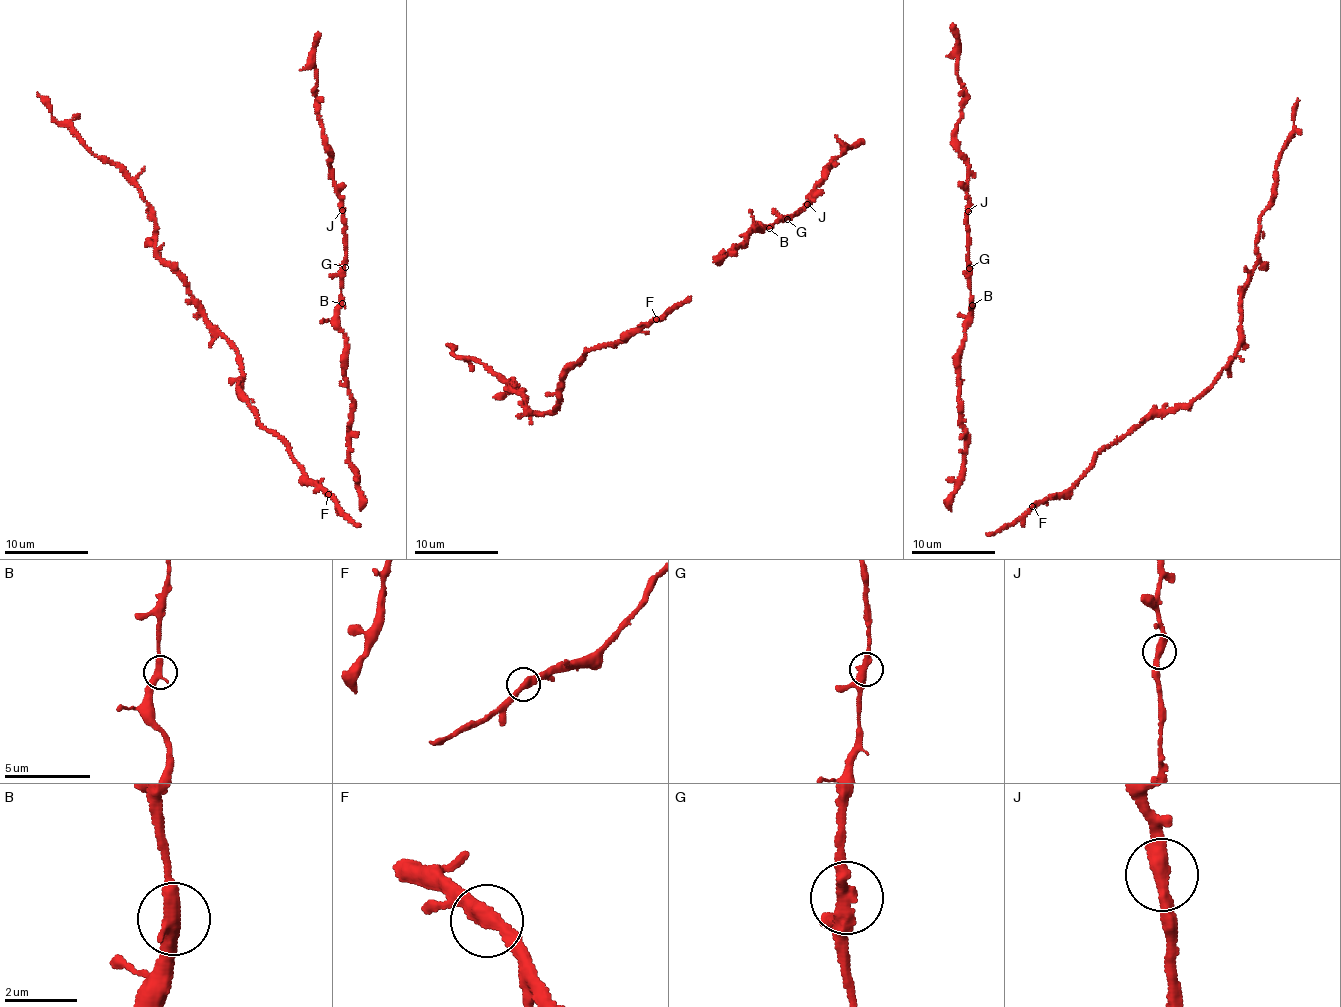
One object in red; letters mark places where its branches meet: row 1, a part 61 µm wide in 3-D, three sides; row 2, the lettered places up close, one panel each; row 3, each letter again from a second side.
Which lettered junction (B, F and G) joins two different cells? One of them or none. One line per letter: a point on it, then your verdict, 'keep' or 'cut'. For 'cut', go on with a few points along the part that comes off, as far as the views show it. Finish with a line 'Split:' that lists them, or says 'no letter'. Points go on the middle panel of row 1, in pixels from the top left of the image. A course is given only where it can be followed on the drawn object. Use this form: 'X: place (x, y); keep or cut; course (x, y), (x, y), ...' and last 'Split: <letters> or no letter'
B: place (769, 228); keep
F: place (656, 319); keep
G: place (787, 219); keep
Split: no letter

